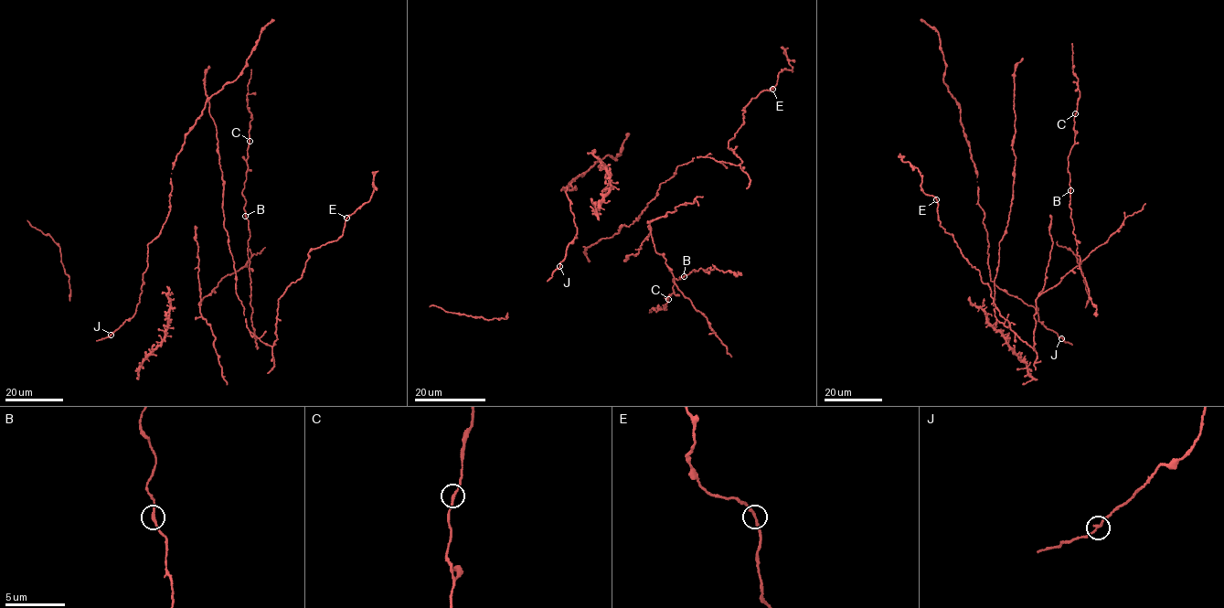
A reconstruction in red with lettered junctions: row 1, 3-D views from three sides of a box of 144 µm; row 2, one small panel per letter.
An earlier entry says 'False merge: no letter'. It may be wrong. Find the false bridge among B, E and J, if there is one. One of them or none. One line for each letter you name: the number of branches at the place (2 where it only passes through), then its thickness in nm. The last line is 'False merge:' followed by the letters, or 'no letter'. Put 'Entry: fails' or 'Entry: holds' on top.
Entry: holds
False merge: no letter

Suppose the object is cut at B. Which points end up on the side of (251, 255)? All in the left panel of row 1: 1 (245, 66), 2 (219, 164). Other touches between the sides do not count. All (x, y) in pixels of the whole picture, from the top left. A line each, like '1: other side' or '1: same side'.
1: same side
2: same side

